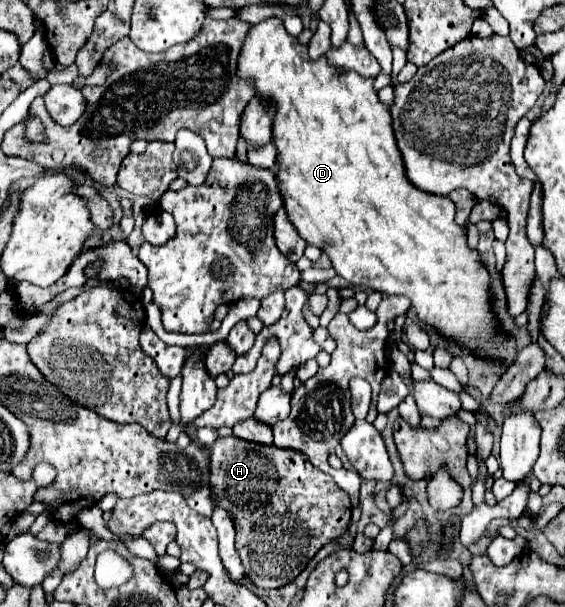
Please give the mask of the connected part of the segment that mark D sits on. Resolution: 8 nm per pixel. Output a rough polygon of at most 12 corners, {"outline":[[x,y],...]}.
{"outline":[[282,20],[236,76],[276,108],[300,238],[442,336],[516,358],[450,198],[390,110]]}

